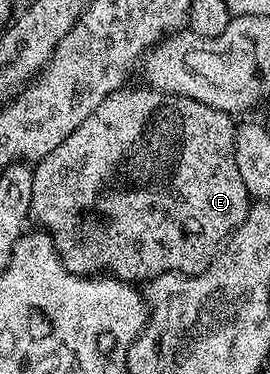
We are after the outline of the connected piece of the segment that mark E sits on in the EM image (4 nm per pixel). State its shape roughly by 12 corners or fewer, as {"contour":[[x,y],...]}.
{"contour":[[109,93],[33,167],[73,273],[200,275],[253,200],[236,120]]}

